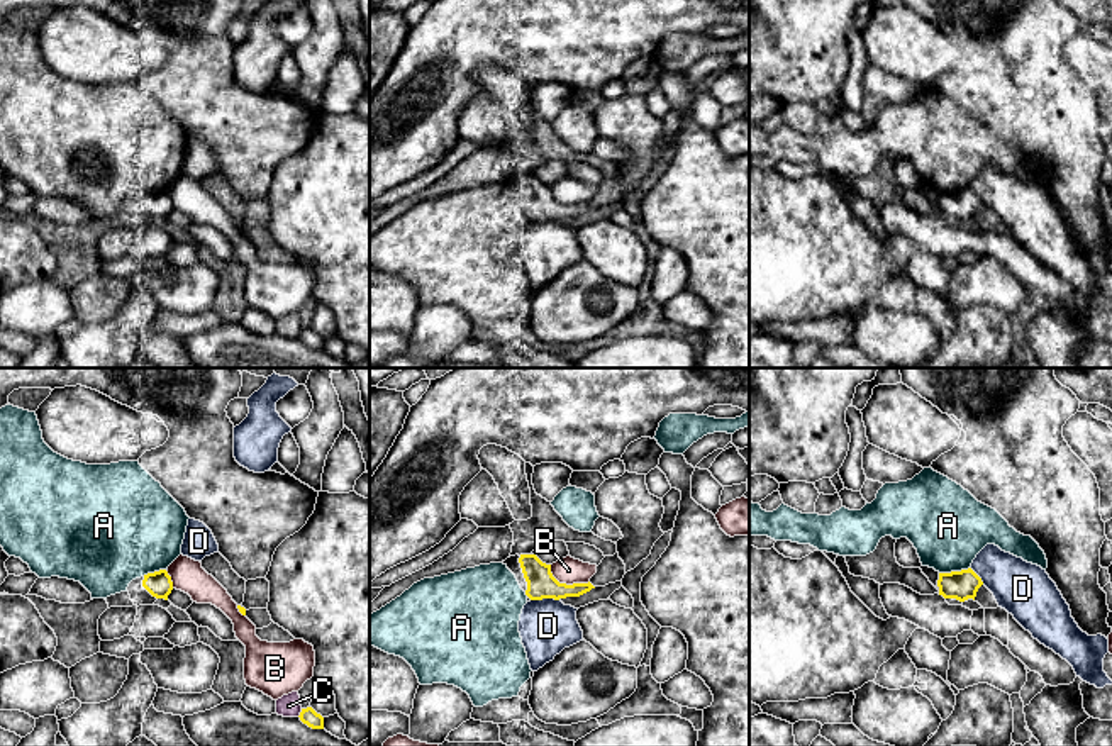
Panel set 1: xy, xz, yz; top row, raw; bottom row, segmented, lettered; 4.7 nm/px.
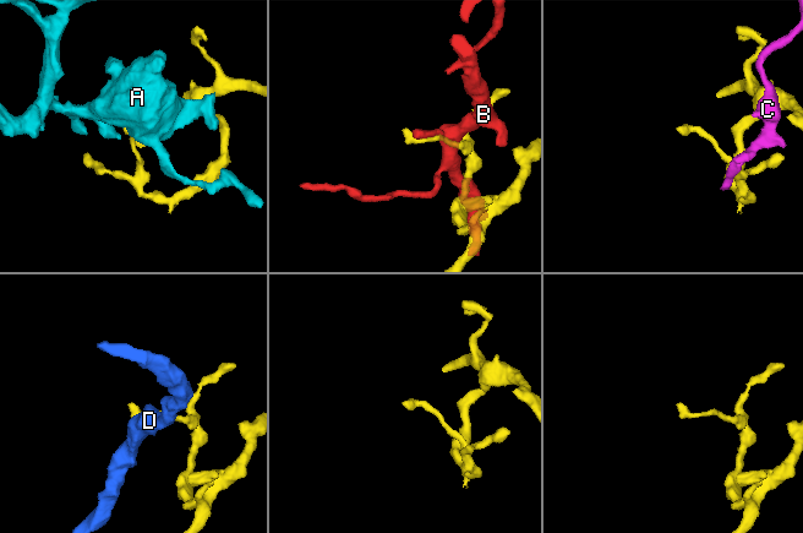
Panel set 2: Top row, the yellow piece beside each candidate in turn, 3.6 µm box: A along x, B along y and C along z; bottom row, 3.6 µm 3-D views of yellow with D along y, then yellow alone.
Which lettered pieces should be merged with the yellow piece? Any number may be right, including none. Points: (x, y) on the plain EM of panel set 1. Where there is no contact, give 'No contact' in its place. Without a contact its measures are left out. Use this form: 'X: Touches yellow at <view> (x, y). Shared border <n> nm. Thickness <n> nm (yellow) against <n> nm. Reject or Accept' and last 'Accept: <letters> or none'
A: Touches yellow at yz (955, 192). Shared border 160 nm. Thickness 140 nm (yellow) against 380 nm. Reject
B: Touches yellow at xz (565, 204). Shared border 200 nm. Thickness 140 nm (yellow) against 130 nm. Reject
C: Touches yellow at xy (300, 333). Shared border 50 nm. Thickness 80 nm (yellow) against 110 nm. Reject
D: Touches yellow at xz (544, 217). Shared border 140 nm. Thickness 140 nm (yellow) against 260 nm. Reject
Accept: none

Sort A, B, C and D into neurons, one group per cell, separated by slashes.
A / B / C / D

